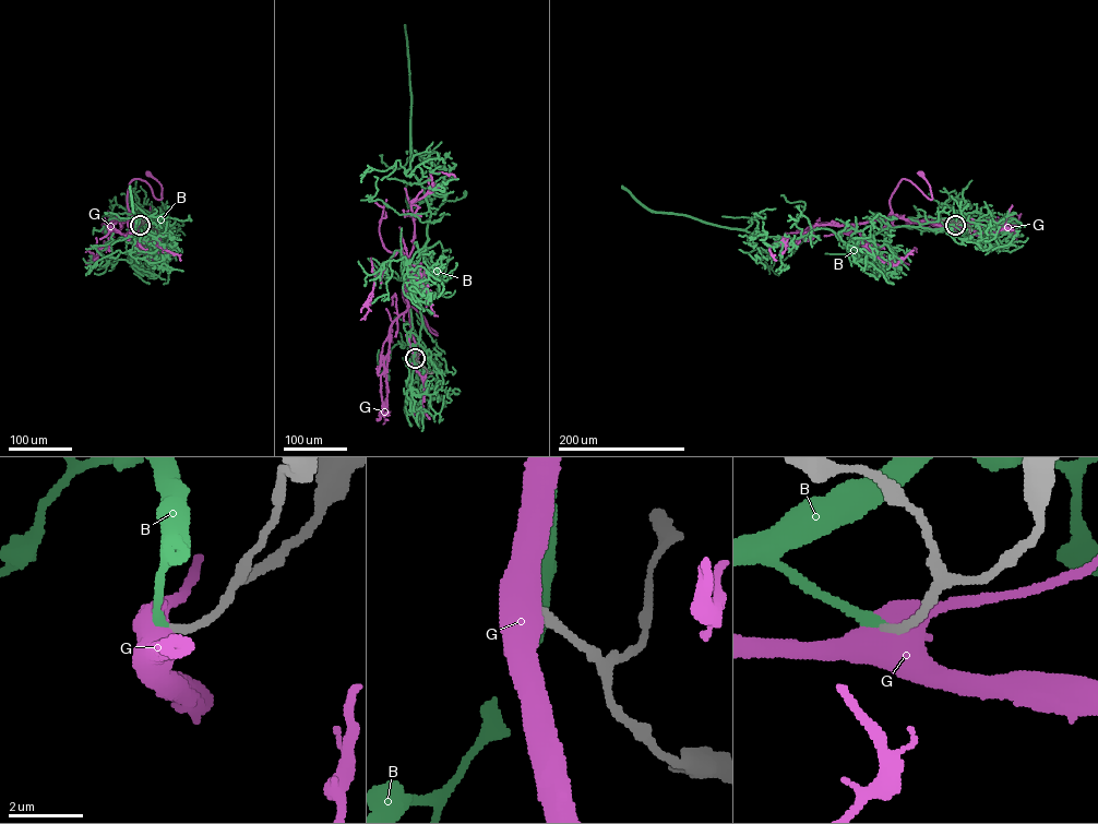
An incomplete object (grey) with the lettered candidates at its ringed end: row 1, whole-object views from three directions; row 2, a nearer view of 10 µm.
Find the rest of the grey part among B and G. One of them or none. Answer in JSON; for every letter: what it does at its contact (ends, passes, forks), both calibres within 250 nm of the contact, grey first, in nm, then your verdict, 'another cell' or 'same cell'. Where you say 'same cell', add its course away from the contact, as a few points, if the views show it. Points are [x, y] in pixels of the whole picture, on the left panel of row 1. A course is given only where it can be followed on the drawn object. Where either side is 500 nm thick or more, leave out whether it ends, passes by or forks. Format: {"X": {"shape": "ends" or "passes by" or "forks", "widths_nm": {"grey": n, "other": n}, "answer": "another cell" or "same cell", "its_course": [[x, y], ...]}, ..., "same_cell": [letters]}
{"B": {"shape": "ends", "widths_nm": {"grey": 240, "other": 220}, "answer": "same cell", "its_course": [[140, 225], [146, 226], [139, 233], [148, 242], [152, 229], [155, 230], [151, 238], [135, 236], [130, 186]]}, "G": {"widths_nm": {"grey": 240, "other": 800}, "answer": "another cell"}, "same_cell": ["B"]}

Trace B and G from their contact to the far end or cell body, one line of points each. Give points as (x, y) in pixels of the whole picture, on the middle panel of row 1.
B: (415, 358), (421, 324), (415, 294), (415, 269), (428, 239), (430, 214), (410, 167), (412, 95), (405, 25)
G: (415, 358), (407, 298), (402, 293), (404, 301), (424, 317), (429, 330), (437, 335), (424, 324)

